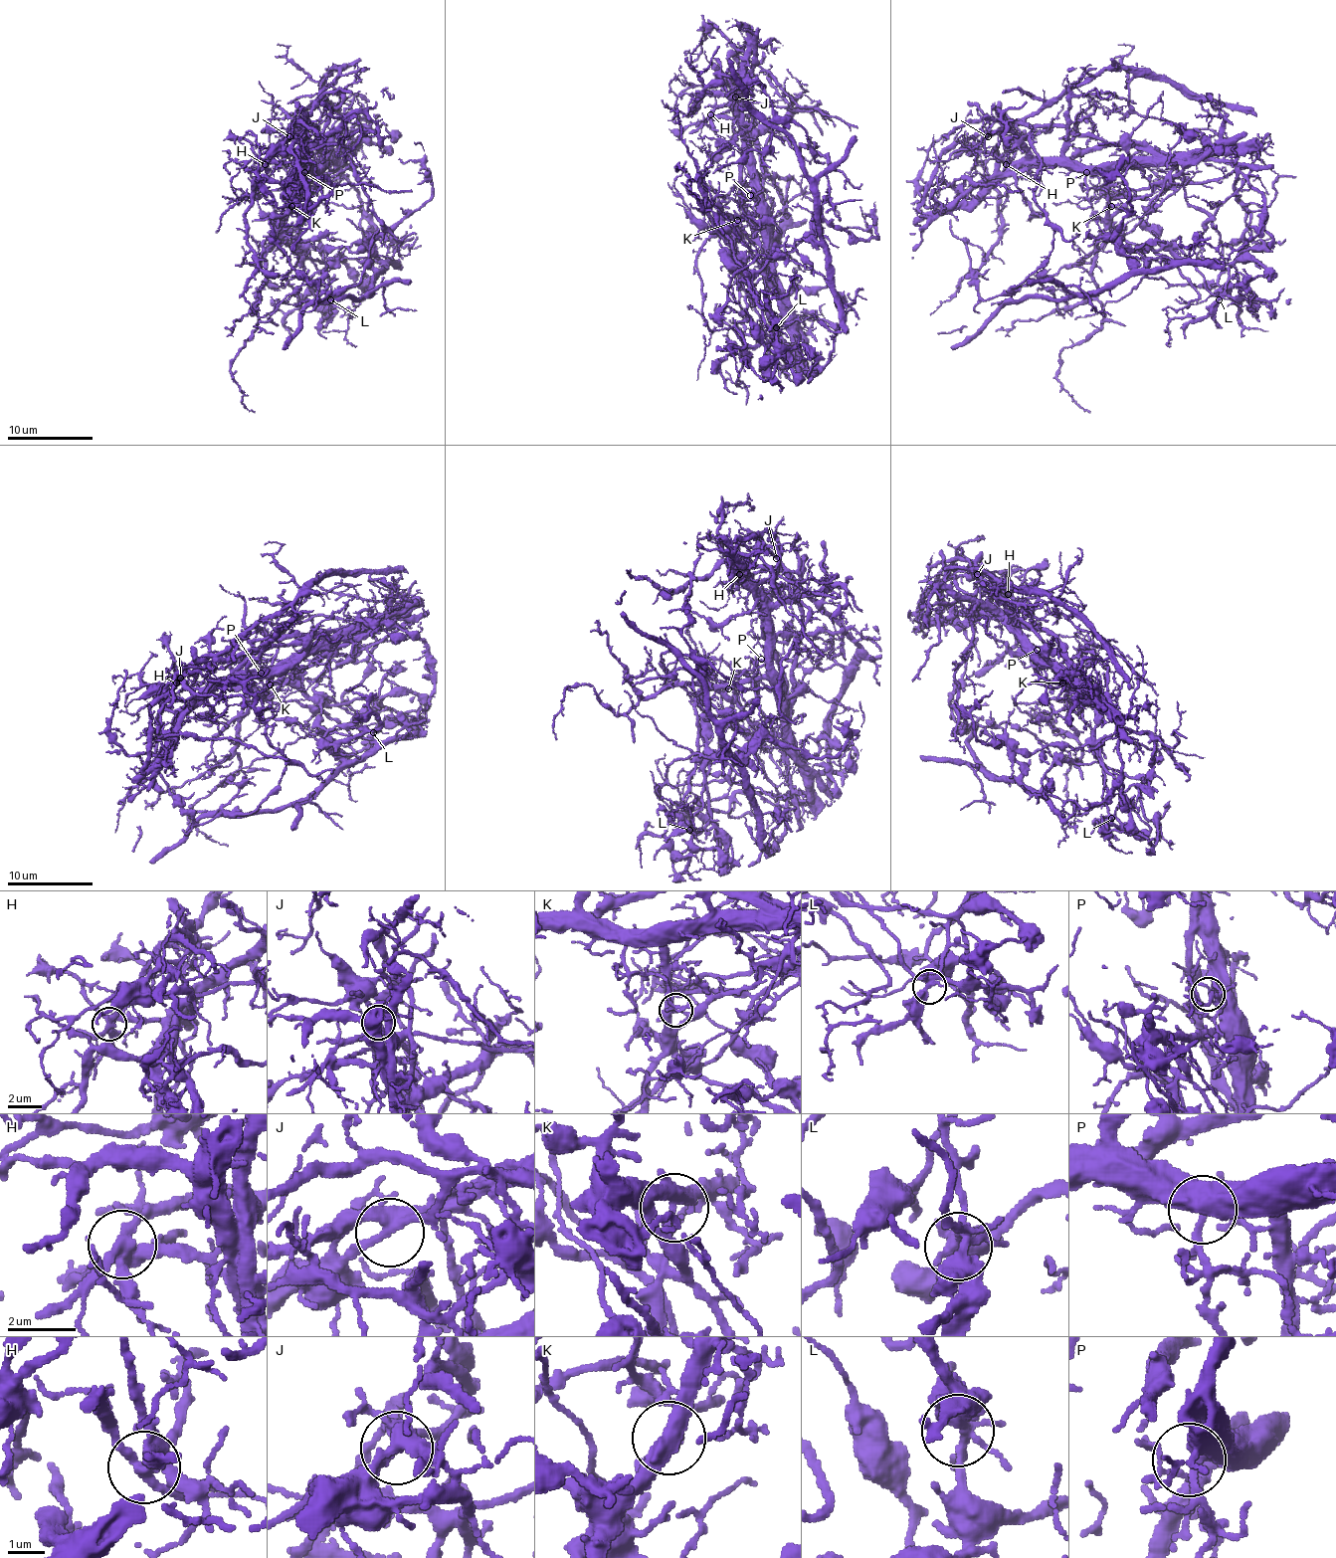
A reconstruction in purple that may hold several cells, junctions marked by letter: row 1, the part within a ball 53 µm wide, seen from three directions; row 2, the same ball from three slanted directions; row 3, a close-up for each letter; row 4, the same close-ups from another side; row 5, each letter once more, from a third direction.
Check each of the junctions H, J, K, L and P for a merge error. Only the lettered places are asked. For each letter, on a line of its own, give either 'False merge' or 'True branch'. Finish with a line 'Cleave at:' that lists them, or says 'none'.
H: False merge
J: False merge
K: False merge
L: True branch
P: True branch
Cleave at: H, J, K

